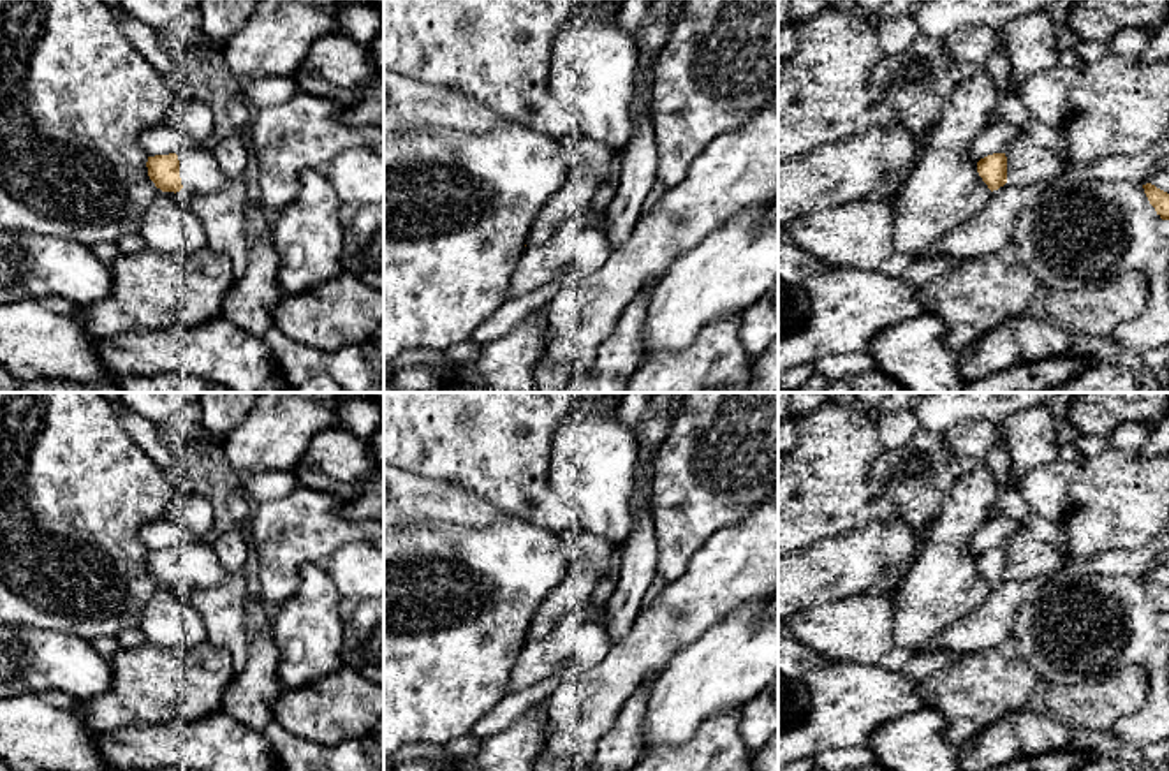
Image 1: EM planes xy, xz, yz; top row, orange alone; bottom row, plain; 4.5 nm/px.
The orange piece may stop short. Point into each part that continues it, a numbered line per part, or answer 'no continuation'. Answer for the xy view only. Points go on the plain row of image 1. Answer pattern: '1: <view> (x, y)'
1: xy (199, 565)

